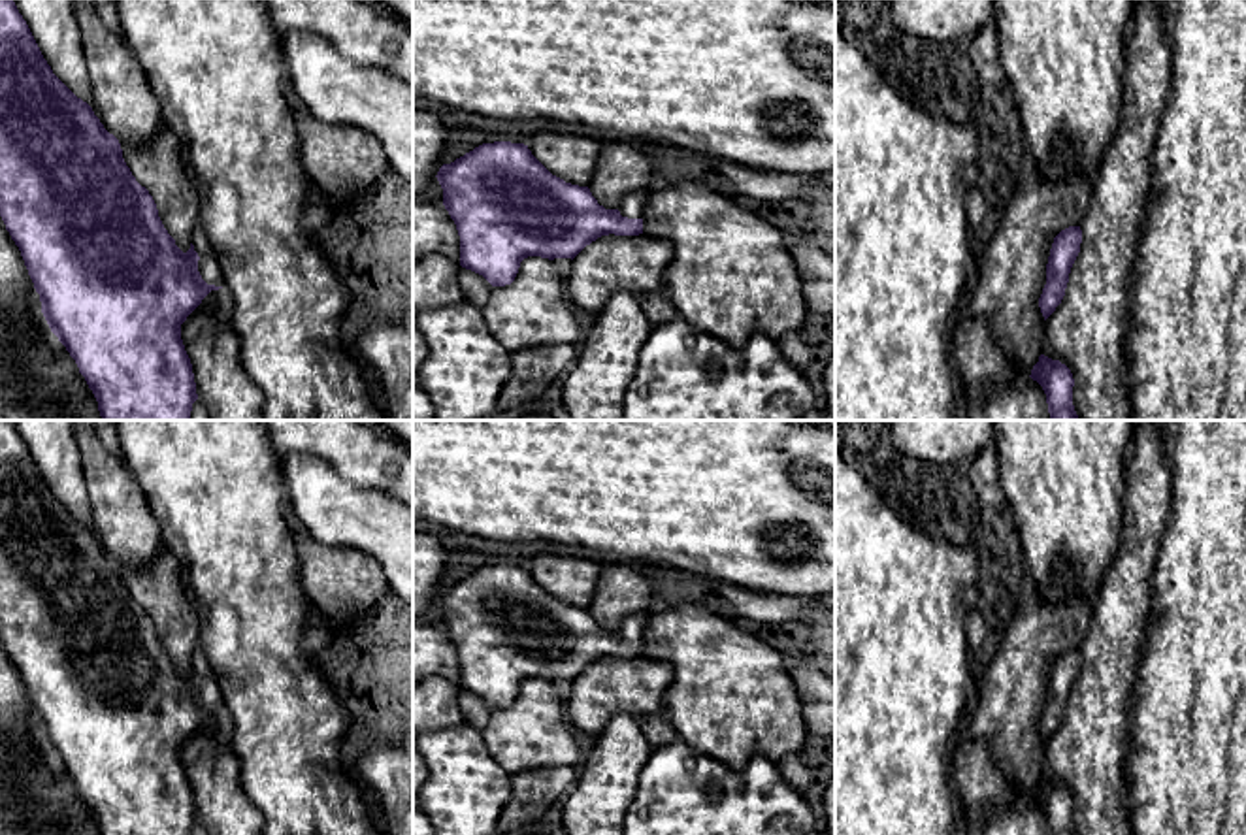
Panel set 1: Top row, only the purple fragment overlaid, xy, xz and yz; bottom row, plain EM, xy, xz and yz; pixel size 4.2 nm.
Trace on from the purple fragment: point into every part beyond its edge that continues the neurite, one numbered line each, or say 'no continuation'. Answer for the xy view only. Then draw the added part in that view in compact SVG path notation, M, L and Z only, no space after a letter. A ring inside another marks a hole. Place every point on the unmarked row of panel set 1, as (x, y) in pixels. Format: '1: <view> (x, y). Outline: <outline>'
1: xy (210, 690). Outline: M198 647L194 650L190 663L194 667L194 673L200 679L198 694L200 694L202 701L207 707L222 709L221 684L219 684L215 671L211 669L209 660L207 660L205 652L202 650L202 647Z

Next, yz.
no continuation

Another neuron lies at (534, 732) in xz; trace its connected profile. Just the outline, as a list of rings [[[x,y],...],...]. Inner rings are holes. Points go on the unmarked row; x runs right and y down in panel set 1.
[[[541,679],[524,680],[511,707],[492,711],[483,739],[492,760],[511,775],[582,763],[566,703]]]

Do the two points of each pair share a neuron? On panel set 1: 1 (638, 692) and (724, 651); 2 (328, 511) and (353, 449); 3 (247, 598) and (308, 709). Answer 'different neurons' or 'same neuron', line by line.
1: different neurons
2: different neurons
3: same neuron

